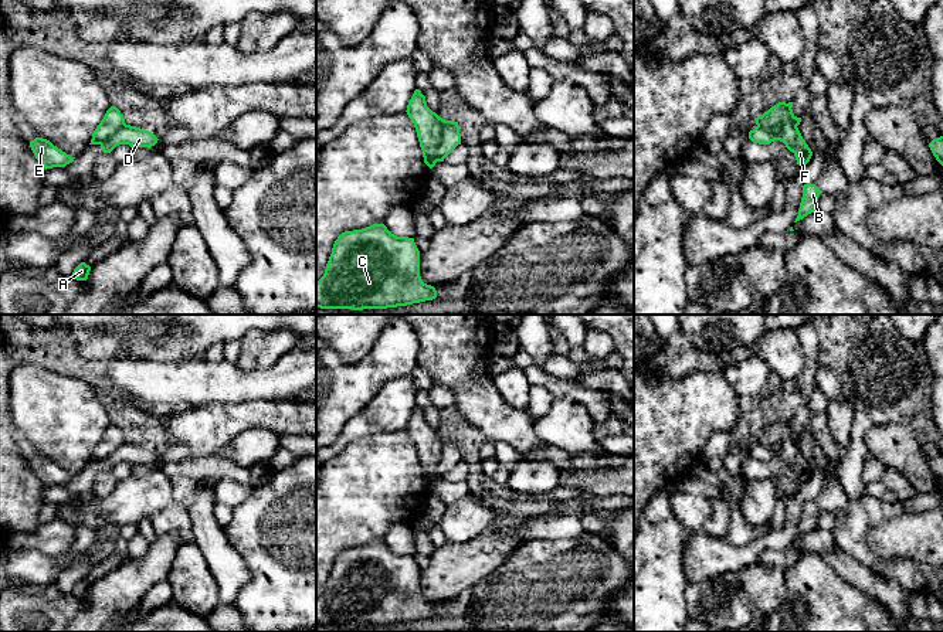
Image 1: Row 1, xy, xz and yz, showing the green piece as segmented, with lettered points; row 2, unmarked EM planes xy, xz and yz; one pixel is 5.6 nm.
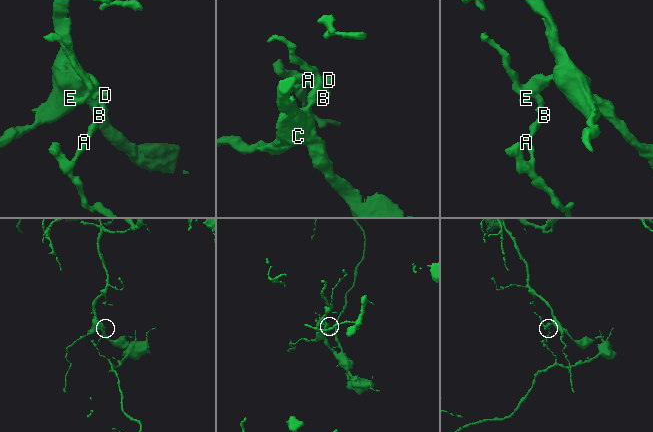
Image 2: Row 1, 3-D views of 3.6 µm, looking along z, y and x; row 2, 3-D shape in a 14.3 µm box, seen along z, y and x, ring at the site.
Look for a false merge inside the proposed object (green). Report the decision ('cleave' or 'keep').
cleave

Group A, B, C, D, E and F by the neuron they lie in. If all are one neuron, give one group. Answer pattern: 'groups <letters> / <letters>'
groups A B D F / C E

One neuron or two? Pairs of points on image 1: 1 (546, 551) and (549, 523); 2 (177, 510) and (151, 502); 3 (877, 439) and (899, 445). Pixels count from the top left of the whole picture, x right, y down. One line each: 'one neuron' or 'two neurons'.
1: two neurons
2: two neurons
3: one neuron

